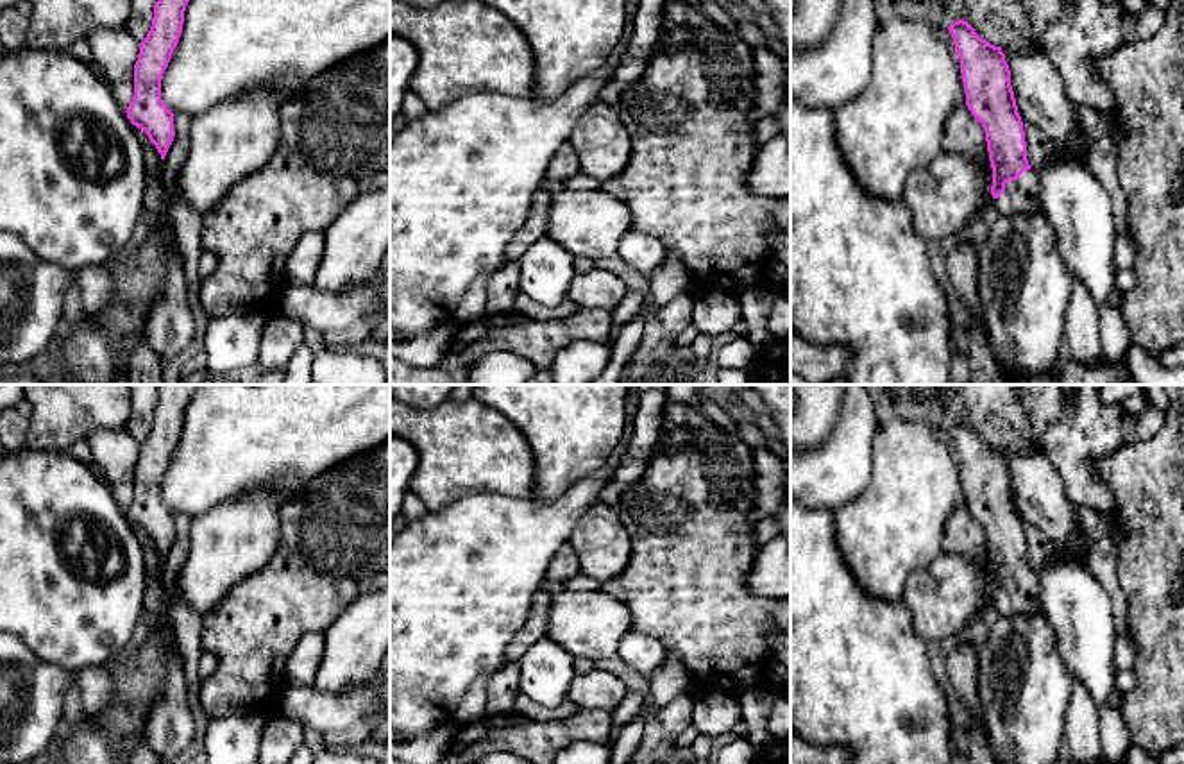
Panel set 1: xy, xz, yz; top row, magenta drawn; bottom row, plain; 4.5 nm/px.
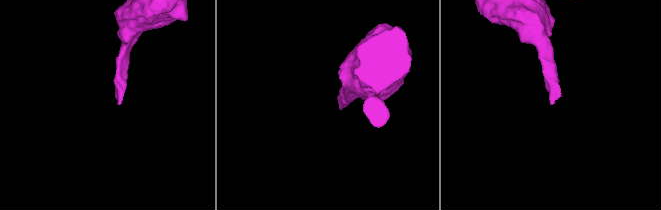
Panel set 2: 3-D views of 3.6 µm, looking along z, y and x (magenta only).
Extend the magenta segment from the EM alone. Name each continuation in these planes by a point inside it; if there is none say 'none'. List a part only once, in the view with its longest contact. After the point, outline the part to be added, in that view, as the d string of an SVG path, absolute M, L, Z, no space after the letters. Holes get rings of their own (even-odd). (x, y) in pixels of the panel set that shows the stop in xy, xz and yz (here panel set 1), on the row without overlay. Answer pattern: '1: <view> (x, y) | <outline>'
1: yz (1022, 596) | M1034 569L1023 573L1016 581L1009 581L1005 592L993 599L993 614L1005 617L1032 614L1039 608L1039 574Z

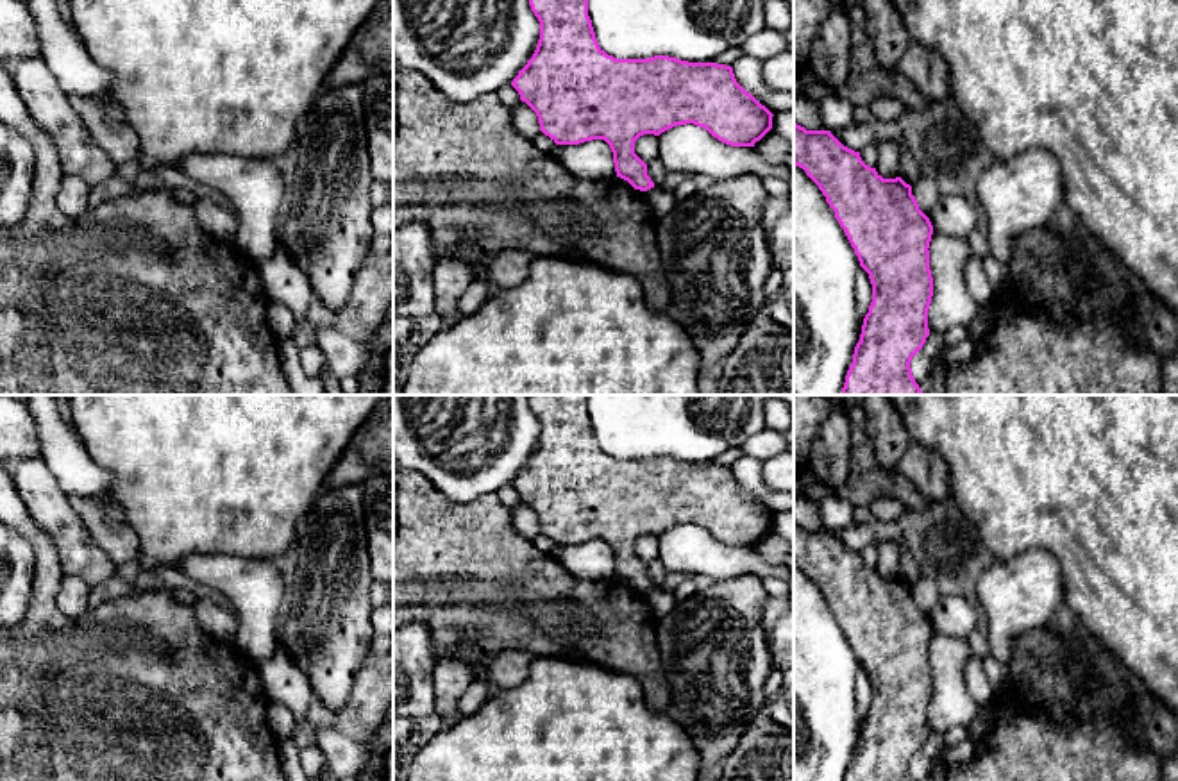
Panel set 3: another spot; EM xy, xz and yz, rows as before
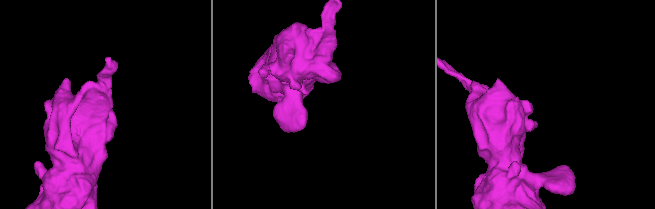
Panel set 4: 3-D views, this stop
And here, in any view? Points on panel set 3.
none

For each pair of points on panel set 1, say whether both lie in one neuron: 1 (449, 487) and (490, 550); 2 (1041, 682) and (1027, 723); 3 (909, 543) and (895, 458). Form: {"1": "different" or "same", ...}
{"1": "different", "2": "same", "3": "same"}

